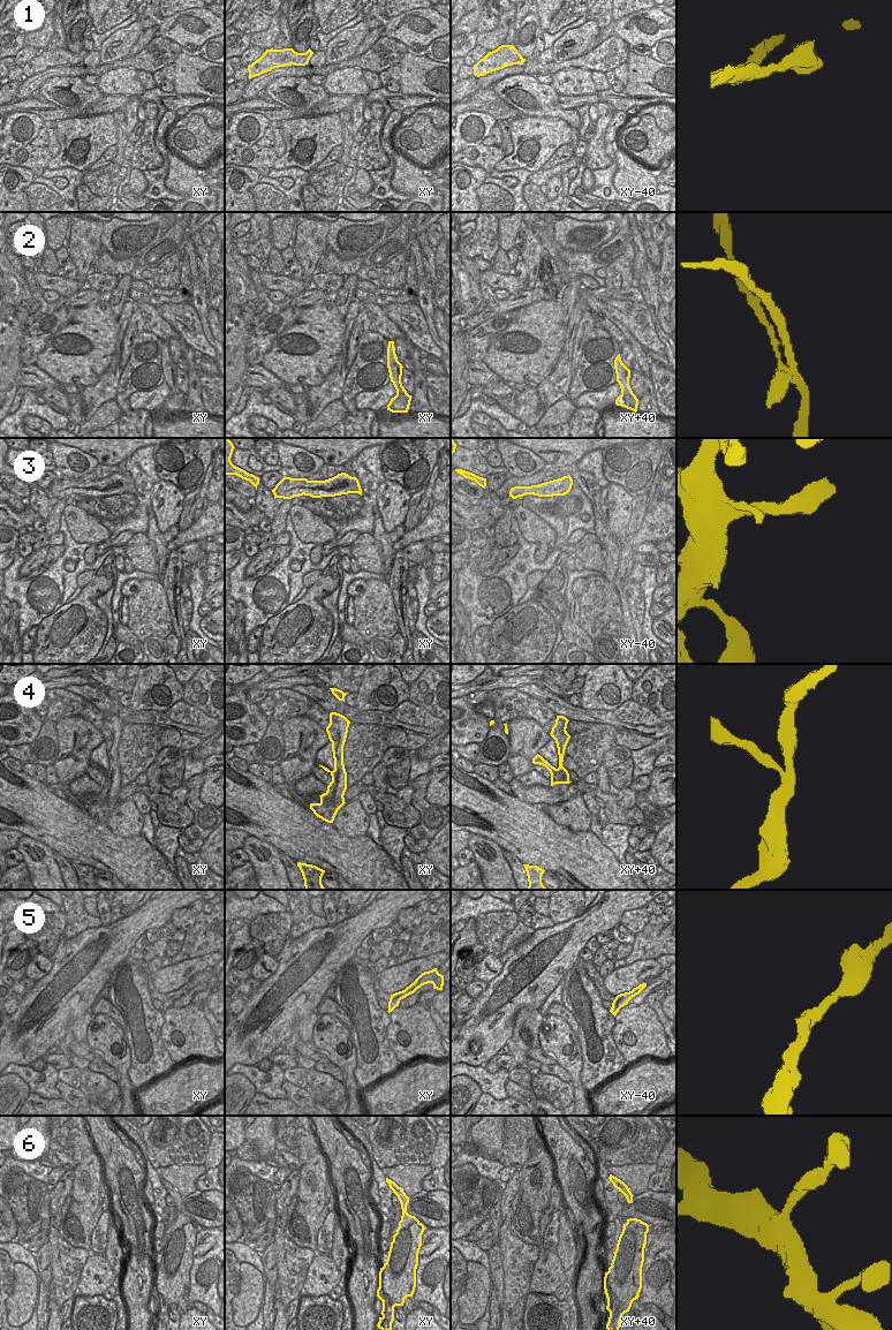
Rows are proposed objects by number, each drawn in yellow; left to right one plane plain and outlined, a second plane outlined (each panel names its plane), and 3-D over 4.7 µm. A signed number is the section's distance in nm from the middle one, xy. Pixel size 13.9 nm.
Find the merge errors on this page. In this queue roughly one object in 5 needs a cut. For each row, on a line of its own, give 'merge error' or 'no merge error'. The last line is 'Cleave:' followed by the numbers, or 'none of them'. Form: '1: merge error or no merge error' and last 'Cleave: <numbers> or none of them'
1: no merge error
2: merge error
3: no merge error
4: merge error
5: no merge error
6: no merge error
Cleave: 2, 4

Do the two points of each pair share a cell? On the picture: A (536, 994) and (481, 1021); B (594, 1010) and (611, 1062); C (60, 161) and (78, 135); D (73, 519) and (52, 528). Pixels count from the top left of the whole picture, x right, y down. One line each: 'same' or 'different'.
A: same
B: same
C: same
D: different

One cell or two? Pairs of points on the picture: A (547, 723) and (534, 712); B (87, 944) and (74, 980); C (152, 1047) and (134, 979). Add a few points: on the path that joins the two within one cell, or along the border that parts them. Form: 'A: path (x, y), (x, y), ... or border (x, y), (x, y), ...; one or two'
A: path (544, 719), (537, 712); one
B: path (87, 953), (87, 961), (80, 970); one
C: path (143, 1029), (143, 1021), (135, 1006), (134, 996); one

